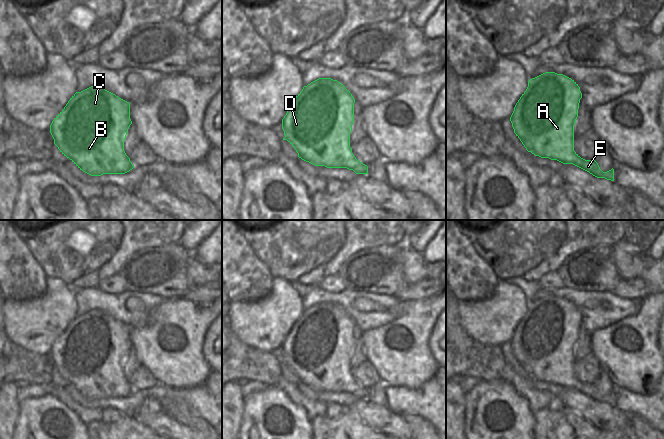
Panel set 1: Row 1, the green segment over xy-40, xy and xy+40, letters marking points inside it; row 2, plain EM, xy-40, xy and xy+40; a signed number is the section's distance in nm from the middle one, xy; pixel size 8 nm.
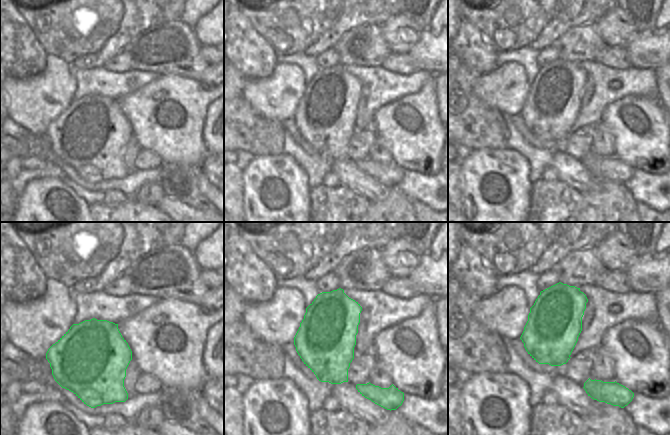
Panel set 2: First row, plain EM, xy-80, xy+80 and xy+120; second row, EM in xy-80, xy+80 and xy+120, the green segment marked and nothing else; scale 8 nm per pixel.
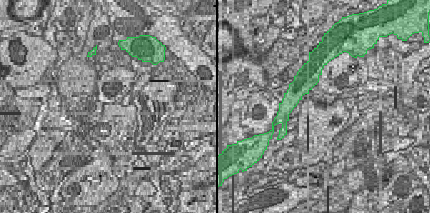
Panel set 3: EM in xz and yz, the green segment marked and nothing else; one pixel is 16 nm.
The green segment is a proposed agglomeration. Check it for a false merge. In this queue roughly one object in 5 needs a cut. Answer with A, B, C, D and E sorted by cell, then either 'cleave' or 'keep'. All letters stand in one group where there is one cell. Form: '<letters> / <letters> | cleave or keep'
A B C D E | keep

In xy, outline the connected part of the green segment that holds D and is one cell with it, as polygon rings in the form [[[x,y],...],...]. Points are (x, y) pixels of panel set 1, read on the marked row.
[[[319,78],[296,96],[282,119],[282,129],[298,157],[315,166],[347,168],[356,174],[368,174],[368,166],[356,159],[350,147],[350,133],[354,123],[355,99],[346,87],[331,78]]]

